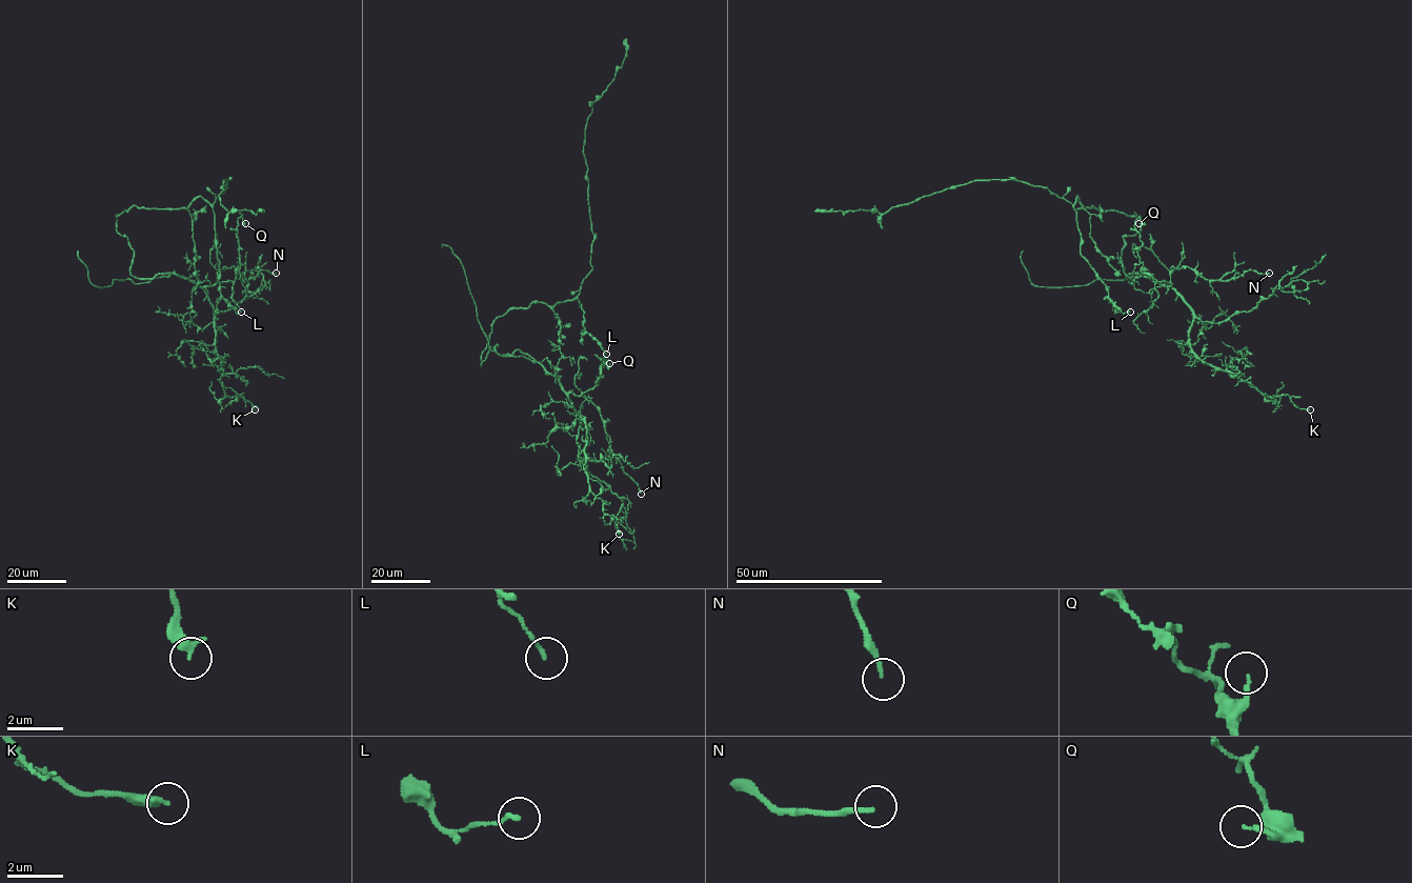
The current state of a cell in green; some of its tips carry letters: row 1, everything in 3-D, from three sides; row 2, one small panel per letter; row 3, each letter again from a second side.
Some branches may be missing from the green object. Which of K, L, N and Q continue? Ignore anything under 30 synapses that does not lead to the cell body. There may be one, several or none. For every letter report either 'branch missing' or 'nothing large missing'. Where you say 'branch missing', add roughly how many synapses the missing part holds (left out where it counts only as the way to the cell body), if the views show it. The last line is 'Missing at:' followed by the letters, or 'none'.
K: nothing large missing
L: nothing large missing
N: nothing large missing
Q: nothing large missing
Missing at: none

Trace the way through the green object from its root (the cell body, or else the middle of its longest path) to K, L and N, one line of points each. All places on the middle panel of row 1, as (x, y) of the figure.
K: (485, 348), (481, 366), (498, 345), (499, 354), (529, 354), (558, 381), (586, 427), (589, 489), (619, 534)
L: (485, 348), (492, 323), (510, 309), (532, 302), (553, 306), (577, 298), (584, 330), (606, 354)
N: (485, 348), (481, 366), (490, 347), (519, 349), (567, 393), (590, 400), (641, 494)

